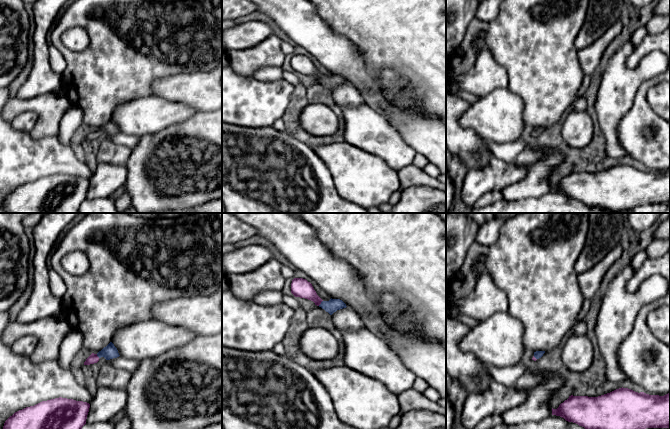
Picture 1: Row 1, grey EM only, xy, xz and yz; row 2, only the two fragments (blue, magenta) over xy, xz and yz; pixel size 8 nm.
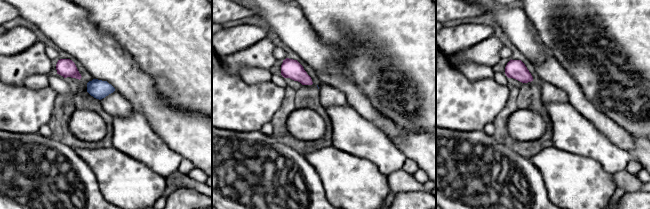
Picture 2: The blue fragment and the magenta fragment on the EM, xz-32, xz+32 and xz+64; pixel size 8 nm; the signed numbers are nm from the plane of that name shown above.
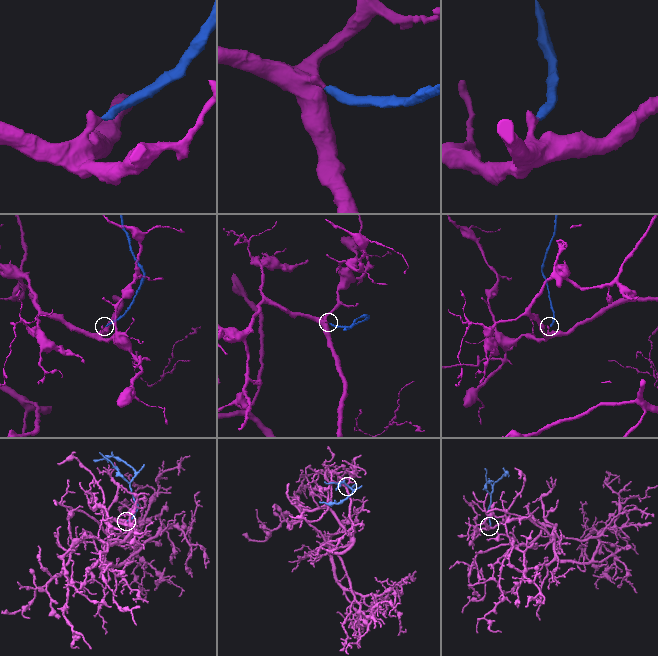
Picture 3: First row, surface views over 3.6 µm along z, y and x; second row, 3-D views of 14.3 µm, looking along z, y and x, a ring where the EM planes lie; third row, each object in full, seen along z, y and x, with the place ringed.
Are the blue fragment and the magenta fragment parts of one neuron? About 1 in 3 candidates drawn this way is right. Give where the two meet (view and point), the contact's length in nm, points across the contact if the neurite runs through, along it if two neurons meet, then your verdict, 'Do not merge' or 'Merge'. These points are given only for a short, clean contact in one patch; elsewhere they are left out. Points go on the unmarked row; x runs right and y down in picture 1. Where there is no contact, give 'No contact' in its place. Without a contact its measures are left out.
Touches blue at xz (321, 79). Shared border 60 nm. Path across: xz (331, 82), (321, 79), (300, 63). Merge

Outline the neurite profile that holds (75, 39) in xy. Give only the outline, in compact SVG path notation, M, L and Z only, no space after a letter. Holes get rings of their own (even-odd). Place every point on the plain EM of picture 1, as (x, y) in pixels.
M78 27L65 31L61 40L66 48L75 52L82 51L89 44L86 32Z

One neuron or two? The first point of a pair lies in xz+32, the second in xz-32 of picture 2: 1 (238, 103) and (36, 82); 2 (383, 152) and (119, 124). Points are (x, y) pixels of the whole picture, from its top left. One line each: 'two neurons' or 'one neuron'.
1: two neurons
2: one neuron

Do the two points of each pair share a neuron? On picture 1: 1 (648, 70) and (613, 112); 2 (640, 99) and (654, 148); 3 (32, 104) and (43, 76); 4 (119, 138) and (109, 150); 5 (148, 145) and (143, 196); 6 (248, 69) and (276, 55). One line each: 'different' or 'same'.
1: same
2: same
3: different
4: different
5: same
6: same

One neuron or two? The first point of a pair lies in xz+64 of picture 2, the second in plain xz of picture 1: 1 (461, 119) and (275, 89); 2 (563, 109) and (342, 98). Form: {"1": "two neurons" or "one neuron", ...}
{"1": "one neuron", "2": "two neurons"}

